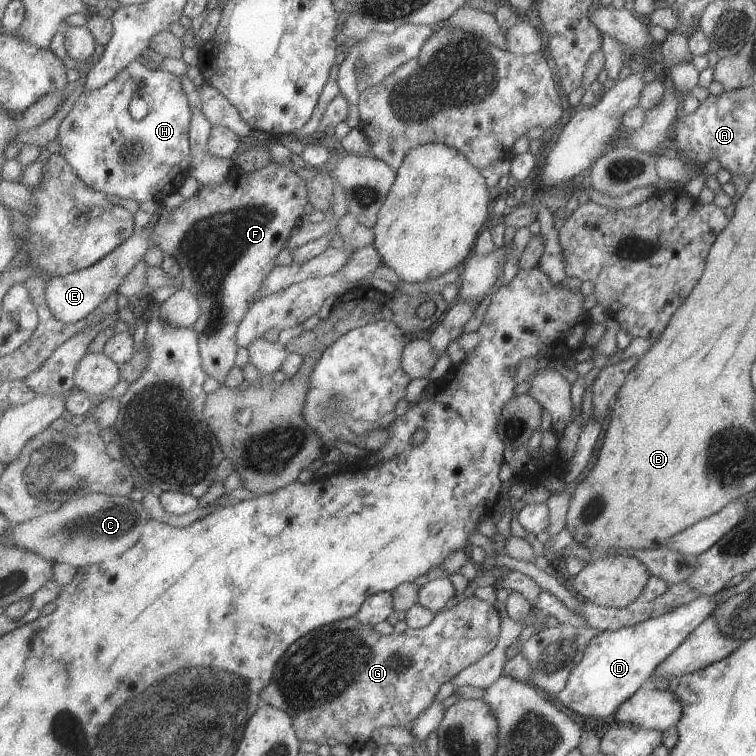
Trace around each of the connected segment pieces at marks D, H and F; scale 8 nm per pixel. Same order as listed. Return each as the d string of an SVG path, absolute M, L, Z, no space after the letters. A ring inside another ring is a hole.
M715 594L701 596L658 618L613 632L599 632L585 646L583 658L571 670L564 688L557 693L557 700L581 716L598 719L611 716L638 689L648 686L655 666L669 656L709 614L713 614L717 606L719 602L715 600Z
M134 61L117 74L109 84L97 90L87 90L85 87L78 100L63 120L58 135L62 147L61 153L75 174L93 190L115 195L123 199L132 199L137 203L163 201L166 196L180 193L181 186L190 177L192 162L192 145L190 131L194 118L194 108L187 100L187 92L181 86L181 78L163 70ZM135 98L143 99L147 104L149 114L137 120L131 114L131 102Z
M273 162L269 166L258 167L254 172L244 172L235 167L223 184L201 184L197 194L190 200L185 200L173 212L164 211L163 216L157 218L157 246L163 254L177 258L177 264L182 270L182 287L191 290L201 302L201 318L193 328L199 334L203 368L209 377L221 384L237 364L237 349L240 348L237 334L241 322L247 317L250 306L257 301L257 292L263 288L265 278L276 268L277 256L290 241L299 218L308 214L307 204L310 203L307 182L296 172Z

